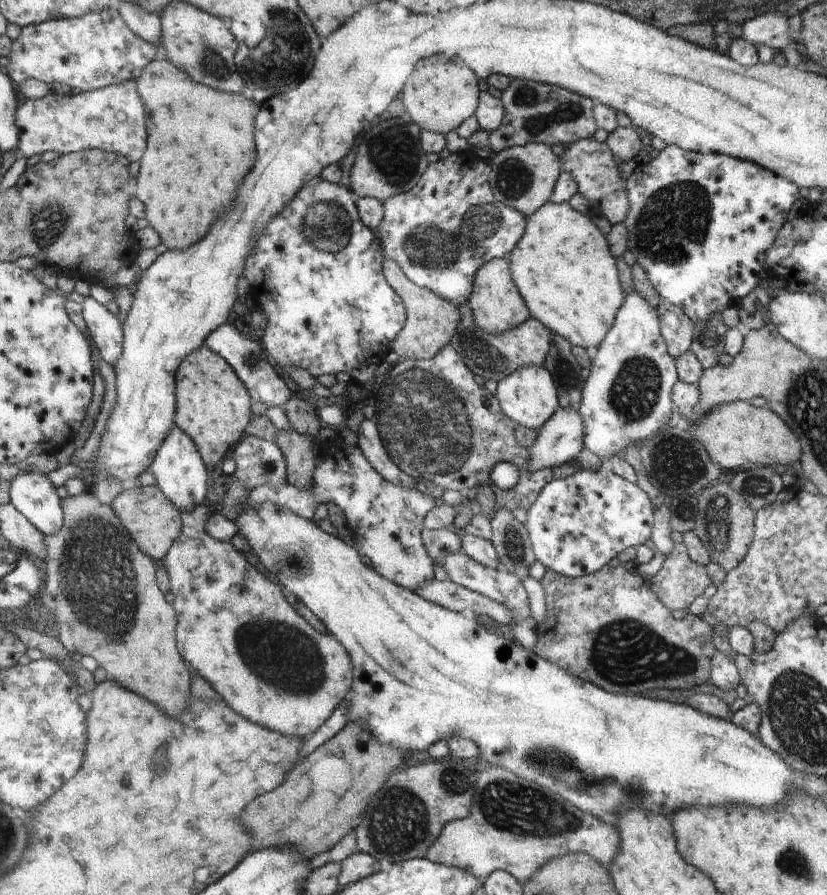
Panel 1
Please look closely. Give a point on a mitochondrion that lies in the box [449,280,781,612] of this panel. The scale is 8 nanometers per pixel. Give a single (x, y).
(635, 389)

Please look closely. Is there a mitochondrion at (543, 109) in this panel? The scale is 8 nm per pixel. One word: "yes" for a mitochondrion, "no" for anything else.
yes

